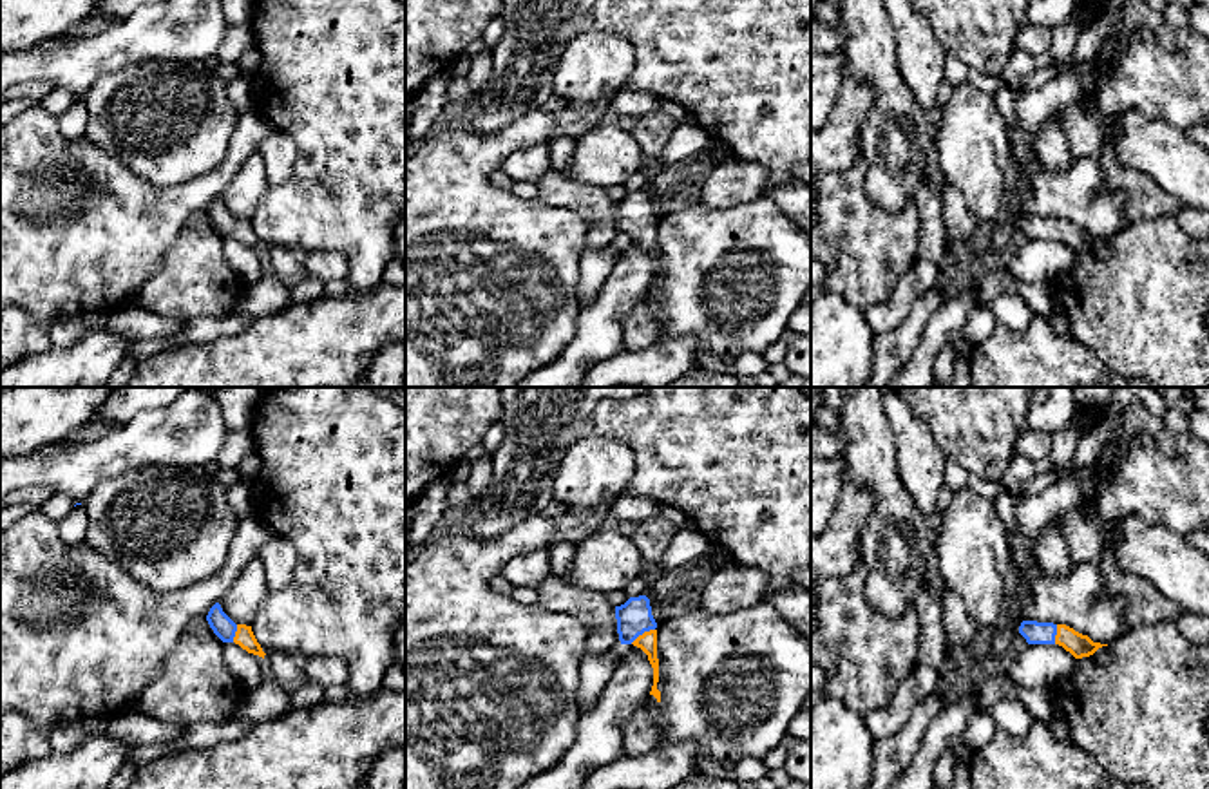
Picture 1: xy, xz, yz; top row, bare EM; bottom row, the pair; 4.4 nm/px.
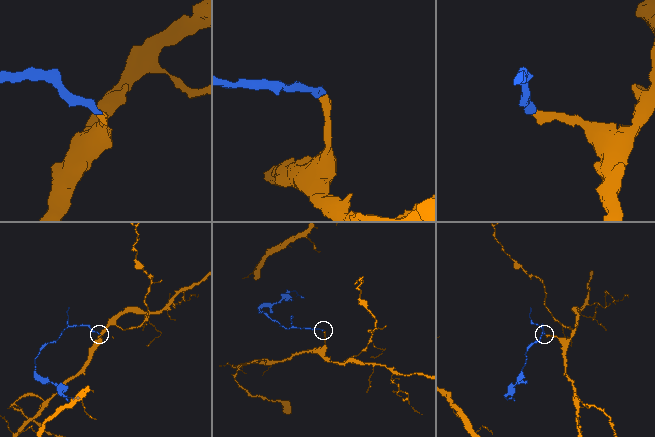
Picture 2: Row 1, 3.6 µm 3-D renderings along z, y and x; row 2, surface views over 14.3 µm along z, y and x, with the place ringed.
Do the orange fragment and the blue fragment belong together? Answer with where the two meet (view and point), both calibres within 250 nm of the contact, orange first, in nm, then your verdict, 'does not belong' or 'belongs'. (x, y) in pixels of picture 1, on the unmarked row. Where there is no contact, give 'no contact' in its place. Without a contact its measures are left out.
contact xz (643, 228); calibres 80 and 160 nm; belongs

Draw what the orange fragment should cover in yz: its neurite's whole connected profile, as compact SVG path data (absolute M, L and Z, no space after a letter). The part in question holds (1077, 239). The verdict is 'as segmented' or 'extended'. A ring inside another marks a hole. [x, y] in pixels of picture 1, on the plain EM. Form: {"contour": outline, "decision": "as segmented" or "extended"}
{"contour": "M1023 215L1019 228L1028 239L1059 239L1075 253L1090 252L1099 242L1108 241L1093 237L1088 230L1082 230L1066 219Z", "decision": "extended"}

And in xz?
{"contour": "M646 190L630 192L624 199L615 201L617 228L621 239L641 242L653 262L653 280L650 290L661 297L659 253L657 253L657 217L652 210L650 194Z", "decision": "extended"}

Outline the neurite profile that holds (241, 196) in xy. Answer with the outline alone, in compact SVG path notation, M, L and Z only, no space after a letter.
M253 152L241 165L235 177L224 186L219 199L235 219L252 221L261 199L271 185L262 157Z

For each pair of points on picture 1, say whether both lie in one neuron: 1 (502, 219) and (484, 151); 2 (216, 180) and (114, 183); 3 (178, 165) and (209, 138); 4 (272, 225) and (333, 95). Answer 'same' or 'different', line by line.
1: same
2: same
3: same
4: same

